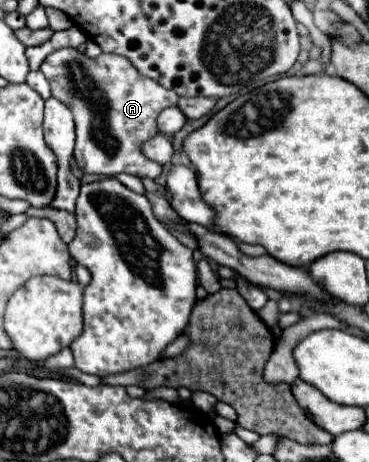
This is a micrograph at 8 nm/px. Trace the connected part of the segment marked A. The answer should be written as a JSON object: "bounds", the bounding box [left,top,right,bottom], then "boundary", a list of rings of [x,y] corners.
{"bounds":[40,47,178,180],"boundary":[[[66,47],[50,53],[40,71],[50,81],[52,97],[56,97],[58,101],[66,101],[74,113],[74,159],[82,173],[108,177],[128,173],[153,180],[162,173],[160,163],[144,157],[142,145],[156,133],[160,133],[156,119],[160,111],[178,103],[176,93],[144,77],[126,57],[112,53],[102,53],[98,59],[86,57],[84,65],[84,53]]]}

